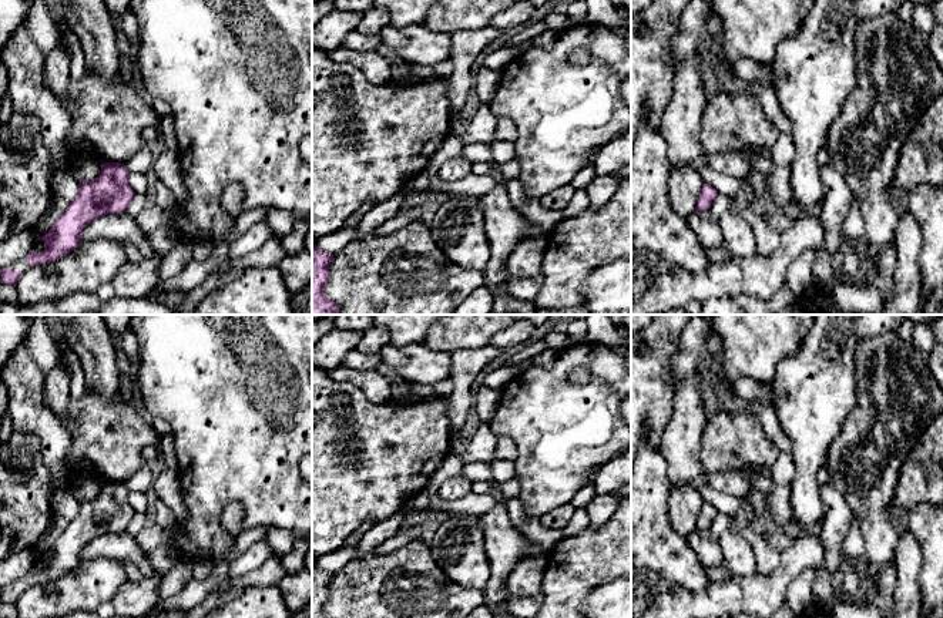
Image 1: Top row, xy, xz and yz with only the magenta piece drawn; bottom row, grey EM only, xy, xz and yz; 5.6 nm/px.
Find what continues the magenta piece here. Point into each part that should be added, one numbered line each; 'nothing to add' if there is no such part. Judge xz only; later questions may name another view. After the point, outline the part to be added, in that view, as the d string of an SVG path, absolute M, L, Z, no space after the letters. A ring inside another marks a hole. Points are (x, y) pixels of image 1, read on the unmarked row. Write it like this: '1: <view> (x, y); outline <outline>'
nothing to add

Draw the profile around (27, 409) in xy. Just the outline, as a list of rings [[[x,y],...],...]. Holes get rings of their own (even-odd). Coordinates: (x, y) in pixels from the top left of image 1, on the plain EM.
[[[26,340],[6,362],[1,379],[9,393],[6,416],[11,430],[38,439],[44,466],[54,477],[50,527],[33,547],[38,557],[48,551],[80,510],[81,498],[73,491],[68,476],[71,436],[44,399],[46,375],[31,357]]]

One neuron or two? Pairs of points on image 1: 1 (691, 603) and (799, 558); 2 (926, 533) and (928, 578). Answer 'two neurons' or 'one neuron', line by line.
1: one neuron
2: one neuron

